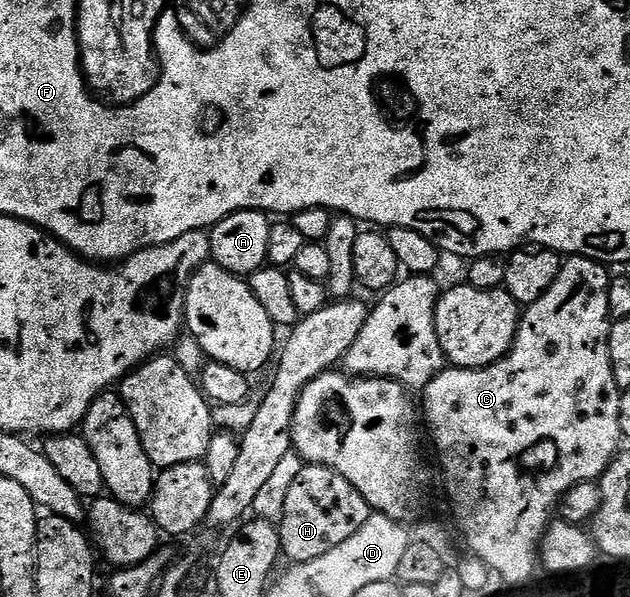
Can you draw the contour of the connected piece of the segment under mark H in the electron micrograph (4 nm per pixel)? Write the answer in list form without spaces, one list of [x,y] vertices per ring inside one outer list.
[[[302,464],[295,483],[291,483],[291,491],[287,491],[287,504],[283,506],[283,519],[279,523],[284,560],[298,565],[327,555],[327,551],[351,539],[370,515],[367,499],[339,471],[327,465]]]

